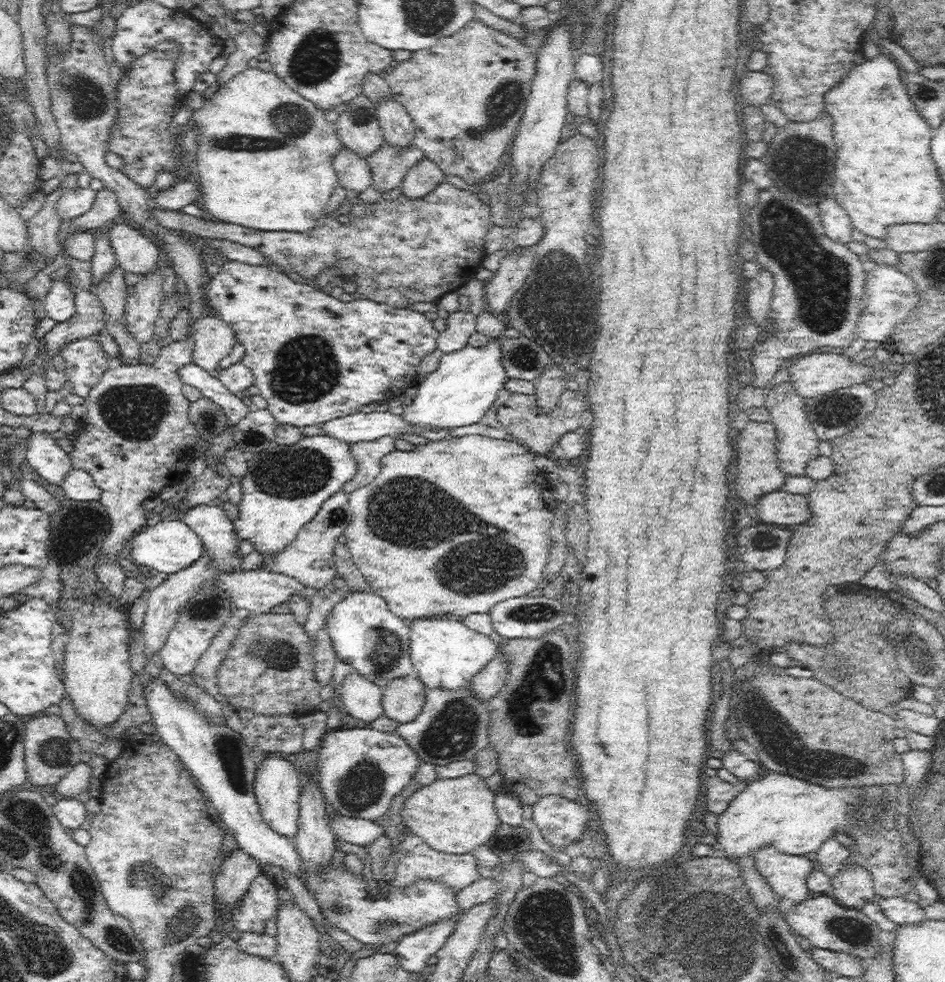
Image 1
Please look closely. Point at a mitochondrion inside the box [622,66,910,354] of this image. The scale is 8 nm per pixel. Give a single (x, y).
(823, 284)

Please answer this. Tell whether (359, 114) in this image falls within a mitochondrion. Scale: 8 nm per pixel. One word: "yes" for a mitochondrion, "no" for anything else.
yes

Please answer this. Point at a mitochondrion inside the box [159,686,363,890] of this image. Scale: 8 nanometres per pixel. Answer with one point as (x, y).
(228, 747)

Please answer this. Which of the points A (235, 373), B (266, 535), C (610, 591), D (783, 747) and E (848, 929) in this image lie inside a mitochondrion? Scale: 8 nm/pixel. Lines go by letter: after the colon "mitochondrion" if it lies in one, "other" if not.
A: other
B: other
C: other
D: mitochondrion
E: mitochondrion

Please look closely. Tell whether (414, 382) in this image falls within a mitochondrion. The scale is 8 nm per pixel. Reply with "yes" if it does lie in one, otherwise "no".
no

